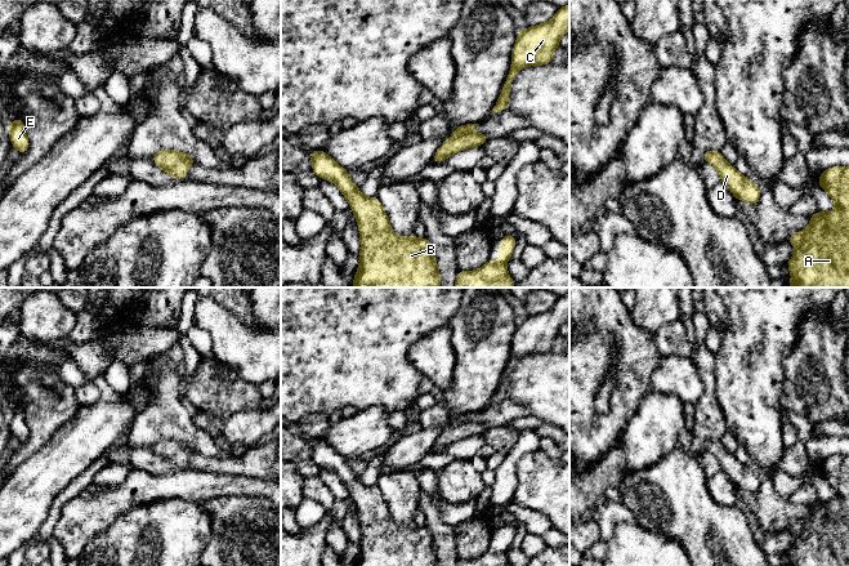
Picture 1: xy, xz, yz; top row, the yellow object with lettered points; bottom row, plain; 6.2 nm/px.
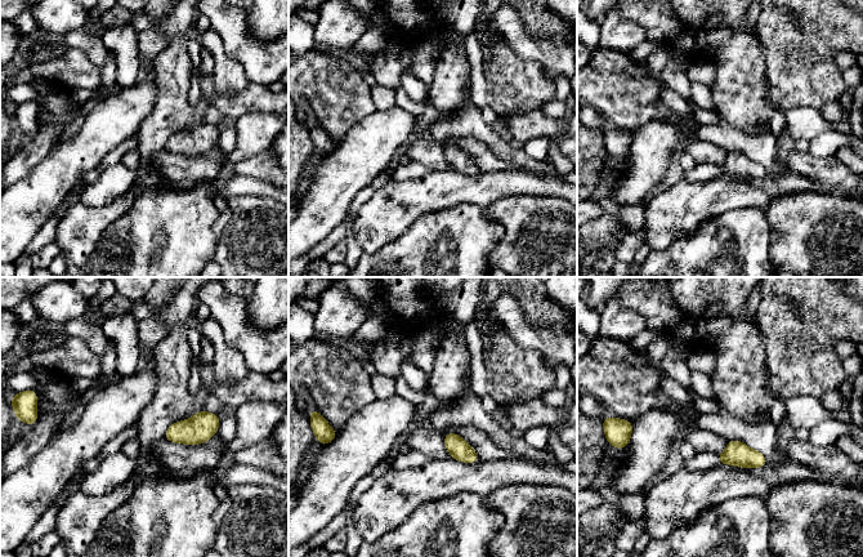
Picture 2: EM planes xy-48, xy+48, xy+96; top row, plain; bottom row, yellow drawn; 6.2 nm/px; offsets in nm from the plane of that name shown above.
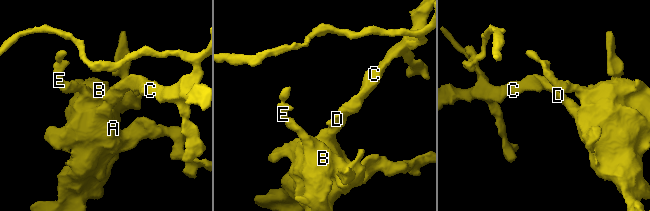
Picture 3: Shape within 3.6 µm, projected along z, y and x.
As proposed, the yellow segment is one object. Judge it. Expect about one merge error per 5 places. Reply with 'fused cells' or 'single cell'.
single cell

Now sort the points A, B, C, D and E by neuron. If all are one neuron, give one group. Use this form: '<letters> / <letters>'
A B C D E

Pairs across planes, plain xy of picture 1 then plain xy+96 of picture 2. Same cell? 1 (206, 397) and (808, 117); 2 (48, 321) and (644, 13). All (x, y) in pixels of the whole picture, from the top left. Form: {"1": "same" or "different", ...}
{"1": "different", "2": "different"}

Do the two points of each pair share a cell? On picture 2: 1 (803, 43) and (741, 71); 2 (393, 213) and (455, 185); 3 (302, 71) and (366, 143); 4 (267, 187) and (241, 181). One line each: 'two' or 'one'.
1: two
2: one
3: two
4: one

